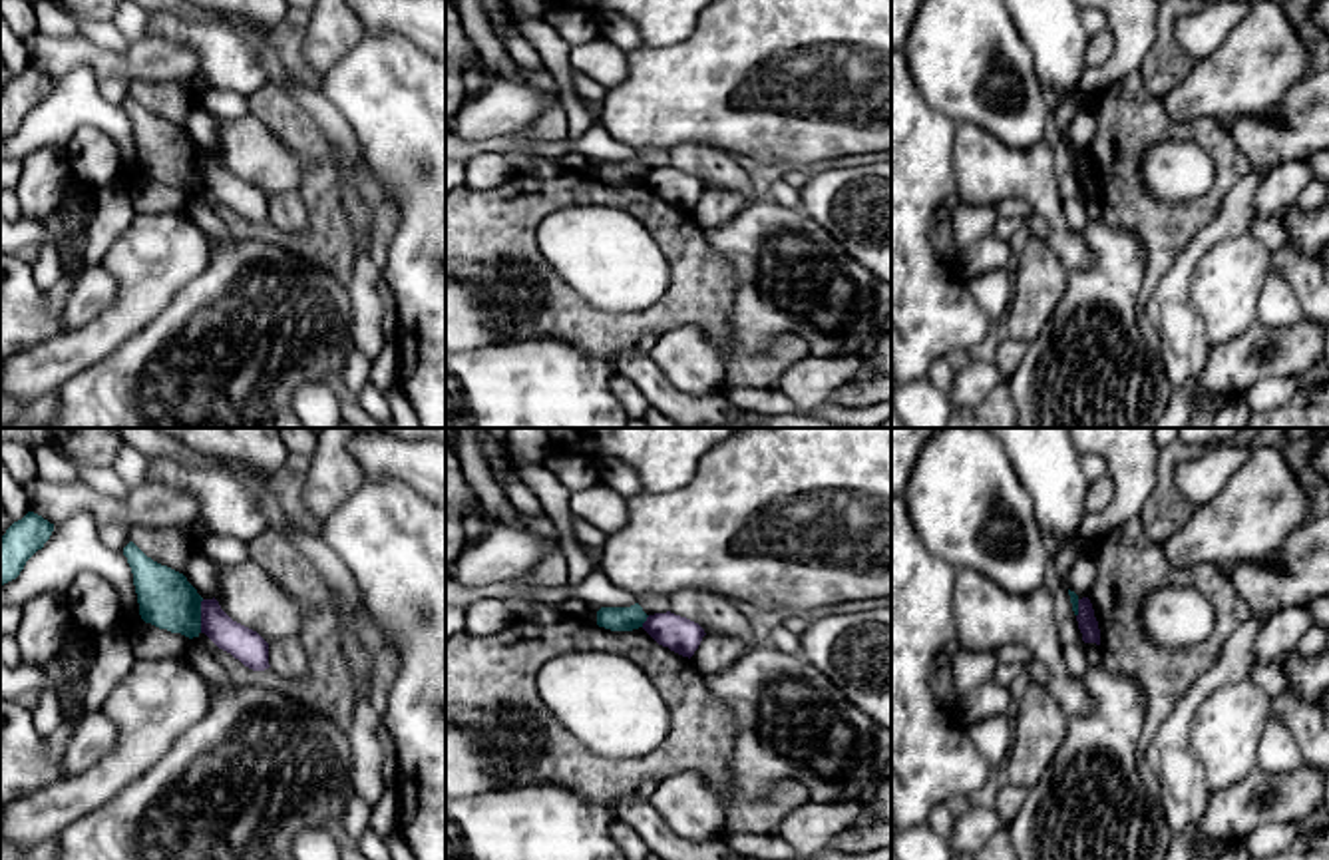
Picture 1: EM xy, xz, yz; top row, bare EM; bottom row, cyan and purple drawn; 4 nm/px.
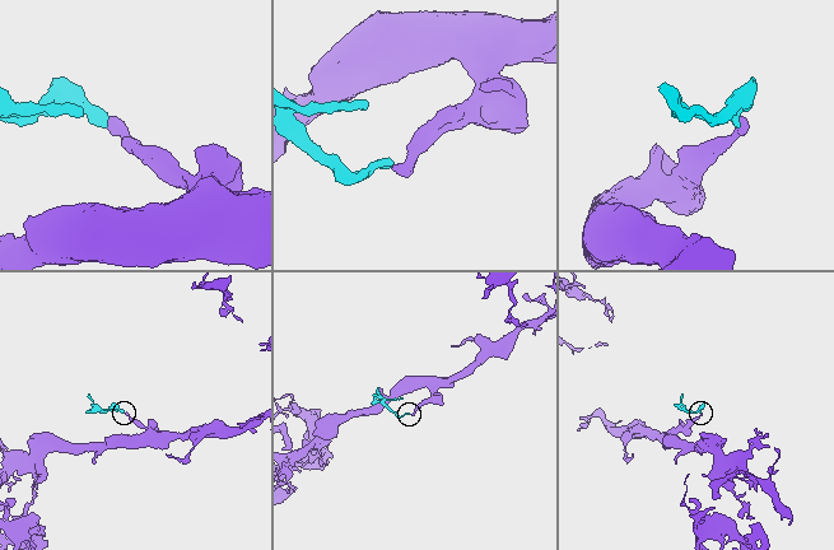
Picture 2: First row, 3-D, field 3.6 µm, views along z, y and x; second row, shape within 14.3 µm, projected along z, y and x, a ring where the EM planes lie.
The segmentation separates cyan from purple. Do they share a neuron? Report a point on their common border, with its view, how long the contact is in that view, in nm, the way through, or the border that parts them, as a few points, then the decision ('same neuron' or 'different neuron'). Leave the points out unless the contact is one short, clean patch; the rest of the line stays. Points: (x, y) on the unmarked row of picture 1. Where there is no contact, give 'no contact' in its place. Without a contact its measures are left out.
xy (199, 170) | 140 nm | along xy (203, 154), (199, 186) | different neuron

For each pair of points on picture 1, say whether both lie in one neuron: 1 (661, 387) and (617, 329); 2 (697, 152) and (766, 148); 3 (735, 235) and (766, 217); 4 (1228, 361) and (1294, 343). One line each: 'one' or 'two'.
1: two
2: two
3: one
4: one

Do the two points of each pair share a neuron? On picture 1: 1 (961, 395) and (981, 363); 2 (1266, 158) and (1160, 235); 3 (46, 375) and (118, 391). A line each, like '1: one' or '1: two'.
1: one
2: two
3: two

